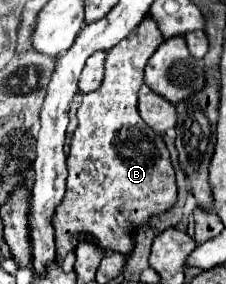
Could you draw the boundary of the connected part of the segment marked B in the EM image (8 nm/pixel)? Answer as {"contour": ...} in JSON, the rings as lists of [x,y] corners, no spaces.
{"contour":[[[144,18],[132,32],[106,52],[104,80],[100,88],[82,96],[82,104],[76,110],[78,126],[72,132],[70,152],[66,158],[68,166],[68,186],[64,200],[58,204],[52,216],[54,242],[56,242],[56,264],[60,264],[68,252],[74,252],[80,242],[94,242],[104,252],[120,252],[126,258],[134,250],[134,232],[140,230],[152,216],[164,214],[174,208],[178,200],[178,188],[174,178],[174,168],[170,162],[170,152],[152,128],[144,124],[136,108],[136,96],[144,84],[144,66],[152,52],[162,44],[160,30],[152,24],[152,18]]]}

